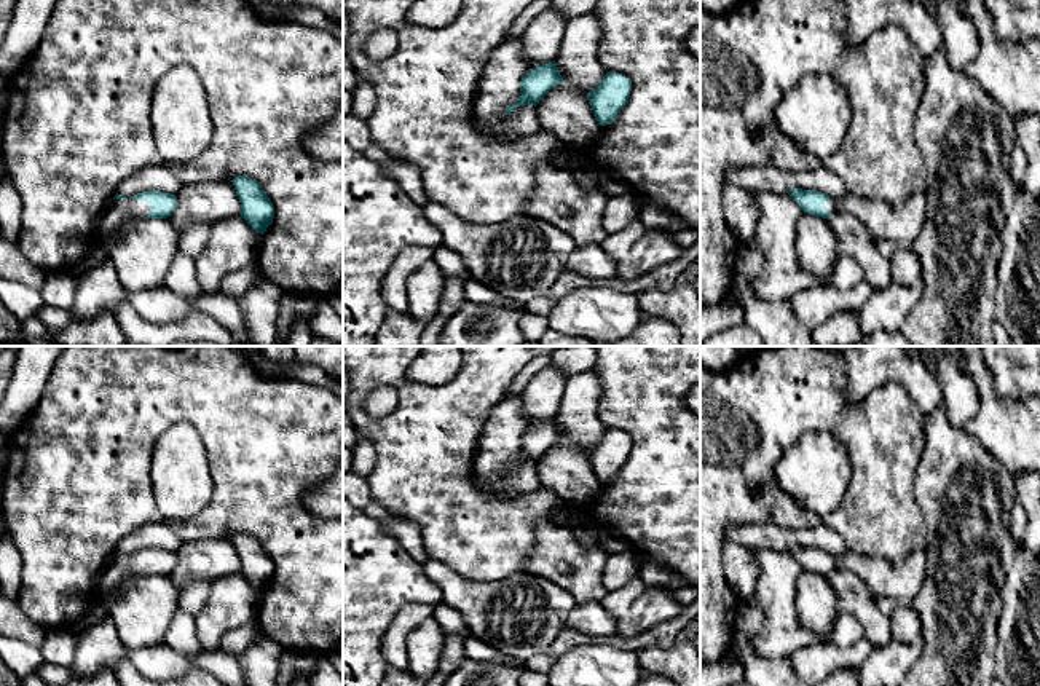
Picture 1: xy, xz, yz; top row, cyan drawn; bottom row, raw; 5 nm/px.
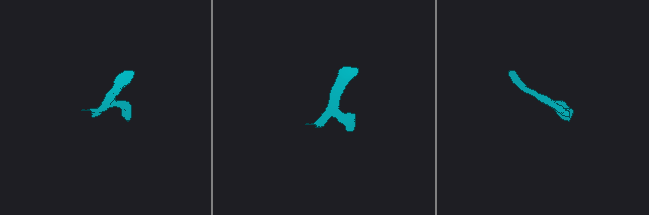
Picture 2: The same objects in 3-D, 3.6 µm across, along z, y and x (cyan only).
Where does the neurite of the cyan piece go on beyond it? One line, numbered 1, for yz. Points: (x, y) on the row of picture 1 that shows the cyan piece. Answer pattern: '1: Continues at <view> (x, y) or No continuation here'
1: Continues at yz (900, 224)

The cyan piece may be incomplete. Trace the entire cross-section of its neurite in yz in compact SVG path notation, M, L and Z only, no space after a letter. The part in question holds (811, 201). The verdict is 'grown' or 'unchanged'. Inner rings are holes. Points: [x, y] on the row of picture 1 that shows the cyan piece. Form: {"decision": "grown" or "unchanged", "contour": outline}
{"decision": "grown", "contour": "M794 188L786 191L810 215L828 219L833 212L857 217L877 241L895 242L898 252L890 258L895 284L911 286L922 279L920 262L912 250L927 217L927 196L916 193L901 204L888 204L873 198L847 193L831 198L817 190Z"}

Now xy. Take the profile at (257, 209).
{"decision": "unchanged", "contour": "M246 175L233 180L236 195L241 201L241 217L260 235L273 223L274 207L262 185Z"}

